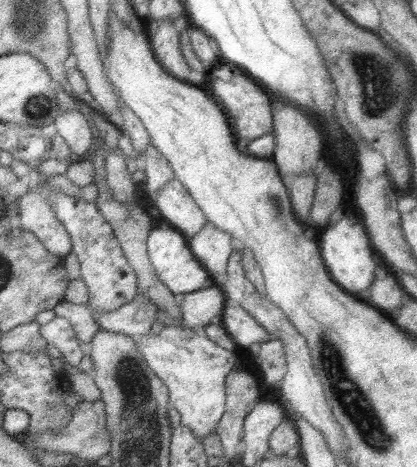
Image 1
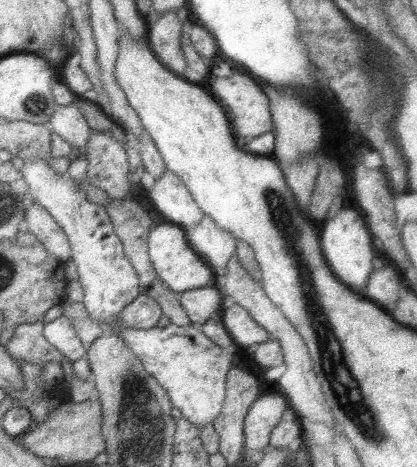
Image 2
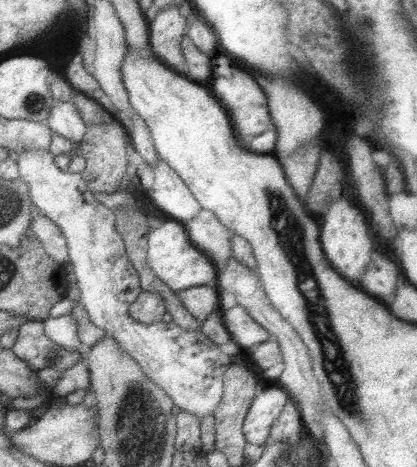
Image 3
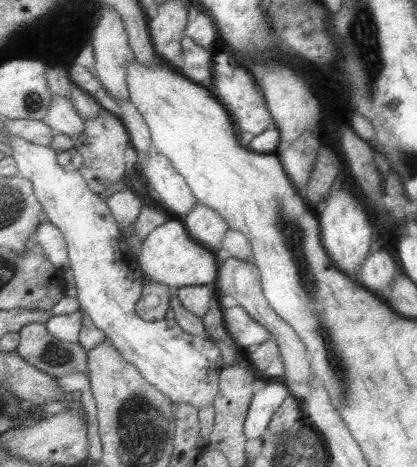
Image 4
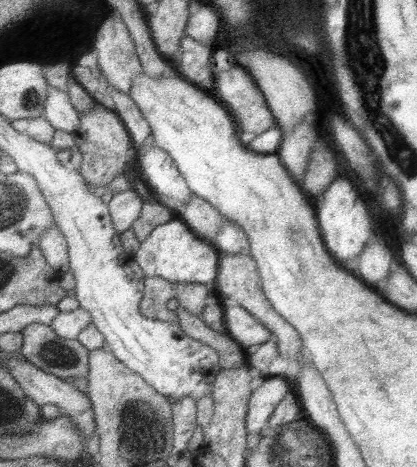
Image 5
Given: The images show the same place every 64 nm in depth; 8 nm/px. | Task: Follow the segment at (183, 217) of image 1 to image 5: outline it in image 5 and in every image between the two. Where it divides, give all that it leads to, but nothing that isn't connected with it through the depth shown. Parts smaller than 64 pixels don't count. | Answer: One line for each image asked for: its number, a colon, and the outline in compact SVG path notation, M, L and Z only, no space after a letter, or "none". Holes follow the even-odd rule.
2: M171 170L155 180L155 186L147 190L147 196L169 222L181 226L185 232L197 228L197 224L201 224L201 218L205 216L189 194L187 186Z
3: M159 160L155 166L151 166L151 172L155 174L155 182L151 190L147 190L147 196L163 214L179 224L187 224L201 212L197 198L177 176L177 172L165 164L165 160Z
4: M153 152L145 156L141 166L149 178L149 192L165 212L171 212L173 216L187 216L199 204L183 176L163 154Z
5: M147 144L139 150L139 164L149 188L171 208L183 208L189 202L193 192L177 170L173 158L155 144Z

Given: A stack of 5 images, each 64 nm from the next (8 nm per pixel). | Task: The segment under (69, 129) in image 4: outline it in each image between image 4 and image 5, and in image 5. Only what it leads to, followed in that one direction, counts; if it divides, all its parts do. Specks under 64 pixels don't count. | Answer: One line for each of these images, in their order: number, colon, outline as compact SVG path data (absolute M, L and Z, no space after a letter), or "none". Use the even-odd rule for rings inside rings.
5: M49 86L49 96L45 102L43 118L55 132L77 134L81 114L71 106L67 92L61 92L61 90Z

